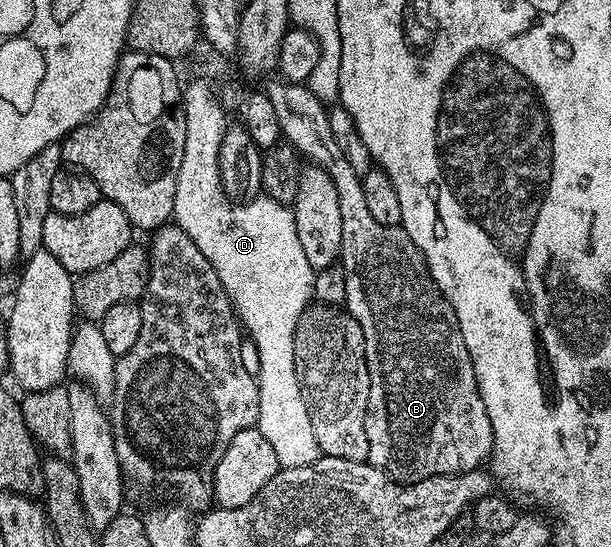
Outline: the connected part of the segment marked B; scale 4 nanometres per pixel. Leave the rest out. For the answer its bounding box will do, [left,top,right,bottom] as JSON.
[265,79,495,483]

